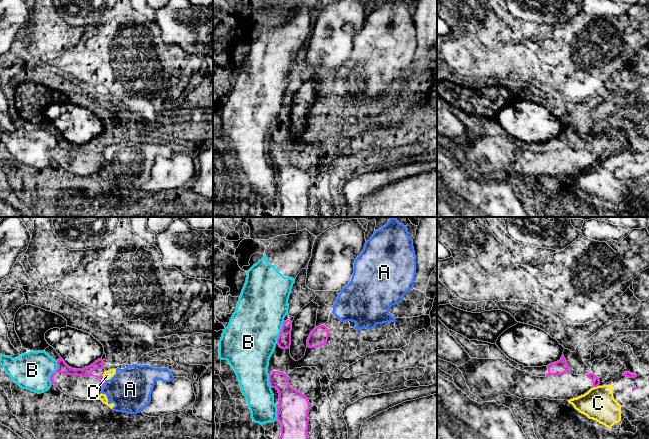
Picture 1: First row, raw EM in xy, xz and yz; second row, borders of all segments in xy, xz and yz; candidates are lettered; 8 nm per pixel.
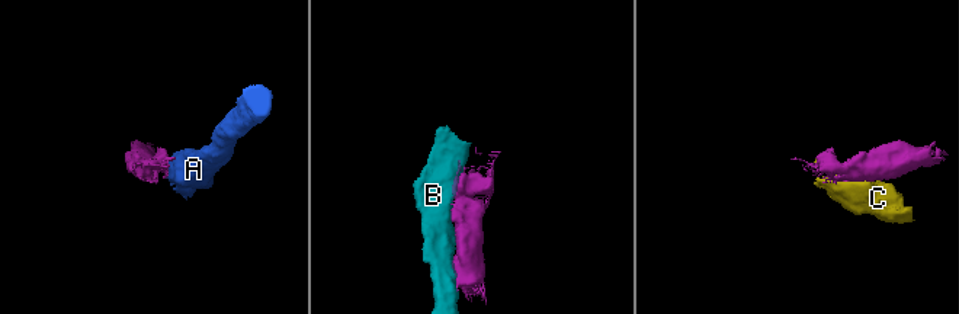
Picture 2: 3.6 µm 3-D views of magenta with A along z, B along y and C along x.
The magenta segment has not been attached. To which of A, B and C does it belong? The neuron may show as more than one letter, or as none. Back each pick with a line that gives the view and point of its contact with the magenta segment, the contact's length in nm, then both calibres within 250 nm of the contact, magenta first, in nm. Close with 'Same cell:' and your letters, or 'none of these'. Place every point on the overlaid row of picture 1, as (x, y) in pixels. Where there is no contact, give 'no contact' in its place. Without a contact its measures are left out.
Same cell: none of these

